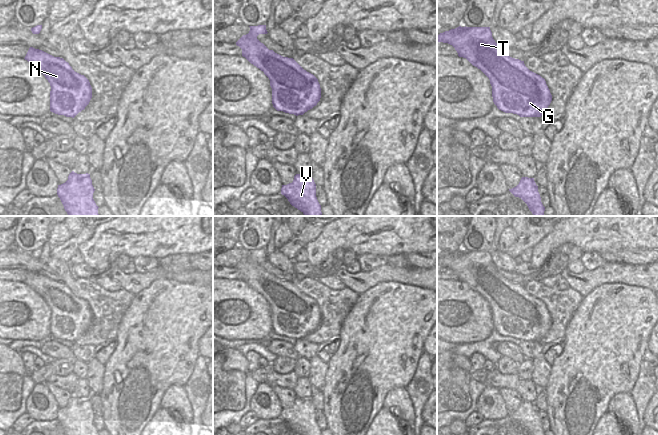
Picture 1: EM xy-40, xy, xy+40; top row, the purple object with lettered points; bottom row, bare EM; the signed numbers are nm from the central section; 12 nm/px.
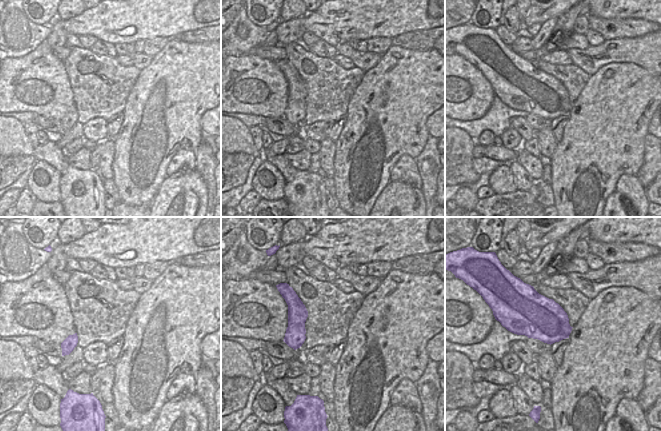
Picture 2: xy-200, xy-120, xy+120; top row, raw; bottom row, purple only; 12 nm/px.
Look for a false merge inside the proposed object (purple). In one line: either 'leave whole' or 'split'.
leave whole

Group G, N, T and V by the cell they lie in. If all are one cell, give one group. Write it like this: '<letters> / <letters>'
G N T V

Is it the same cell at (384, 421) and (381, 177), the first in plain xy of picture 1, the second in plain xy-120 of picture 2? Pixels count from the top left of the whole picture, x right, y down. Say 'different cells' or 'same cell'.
different cells

